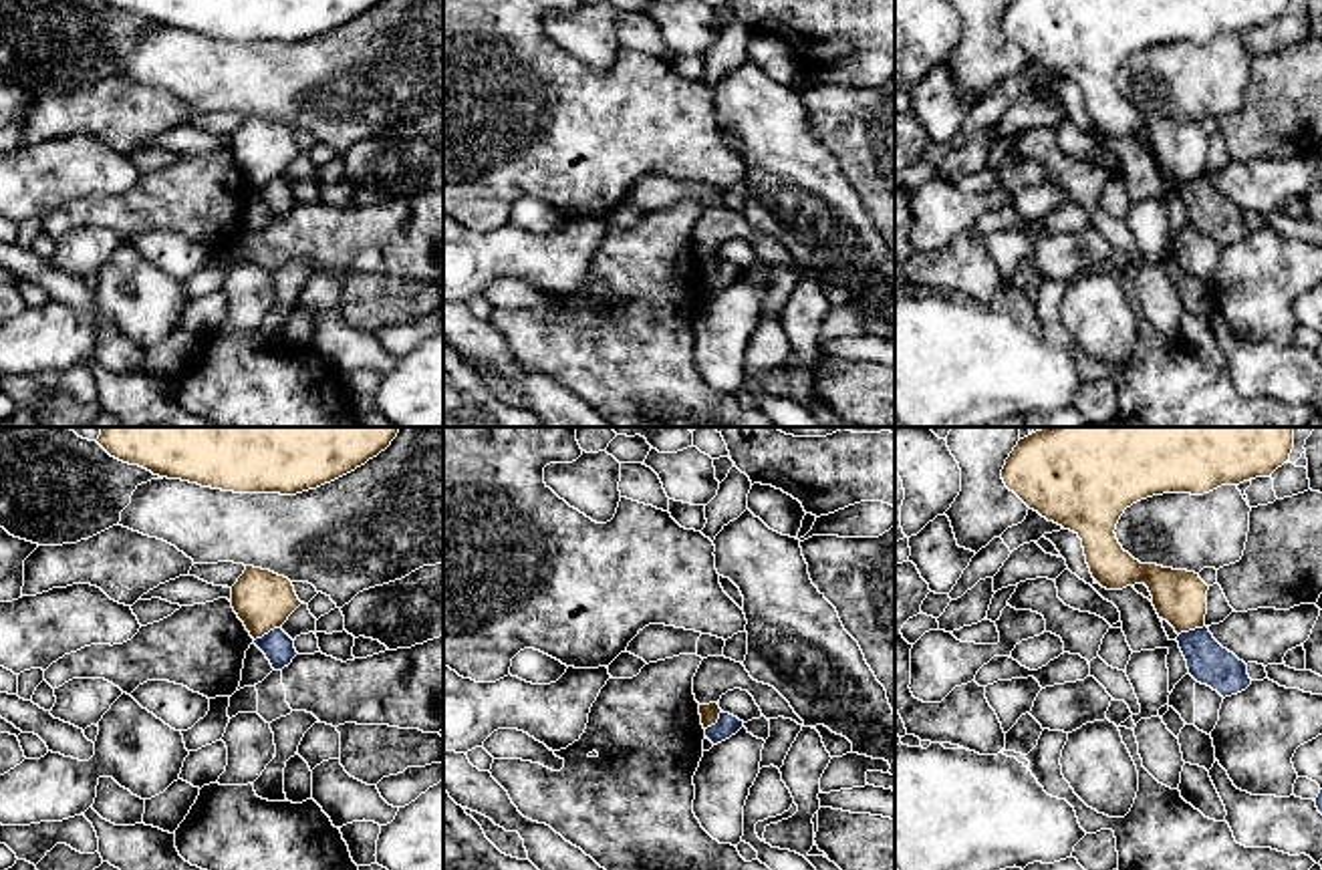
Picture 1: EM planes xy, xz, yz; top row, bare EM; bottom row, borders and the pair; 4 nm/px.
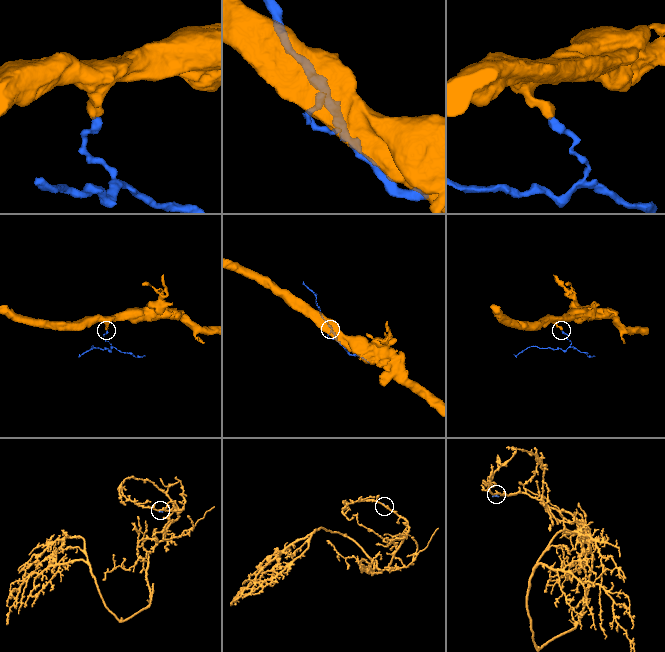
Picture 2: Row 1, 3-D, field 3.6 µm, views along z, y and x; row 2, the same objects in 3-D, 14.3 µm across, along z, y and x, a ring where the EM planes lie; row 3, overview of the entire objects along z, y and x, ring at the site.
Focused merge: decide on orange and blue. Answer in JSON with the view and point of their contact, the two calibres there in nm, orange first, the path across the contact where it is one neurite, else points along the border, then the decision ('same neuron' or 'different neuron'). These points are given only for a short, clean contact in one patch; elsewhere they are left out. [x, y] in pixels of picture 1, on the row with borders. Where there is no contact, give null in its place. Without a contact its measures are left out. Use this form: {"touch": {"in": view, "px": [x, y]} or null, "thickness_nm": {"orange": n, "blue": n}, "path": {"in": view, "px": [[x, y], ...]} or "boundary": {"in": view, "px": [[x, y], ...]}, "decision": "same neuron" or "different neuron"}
{"touch": {"in": "xy", "px": [267, 633]}, "thickness_nm": {"orange": 240, "blue": 120}, "boundary": {"in": "xy", "px": [[279, 627], [254, 641]]}, "decision": "different neuron"}

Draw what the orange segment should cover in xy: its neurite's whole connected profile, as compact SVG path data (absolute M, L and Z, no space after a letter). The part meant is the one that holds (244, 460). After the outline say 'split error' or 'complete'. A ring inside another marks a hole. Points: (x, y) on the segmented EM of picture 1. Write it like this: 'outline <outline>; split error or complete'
outline M101 427L97 443L153 475L234 493L296 495L385 451L401 427Z; complete

